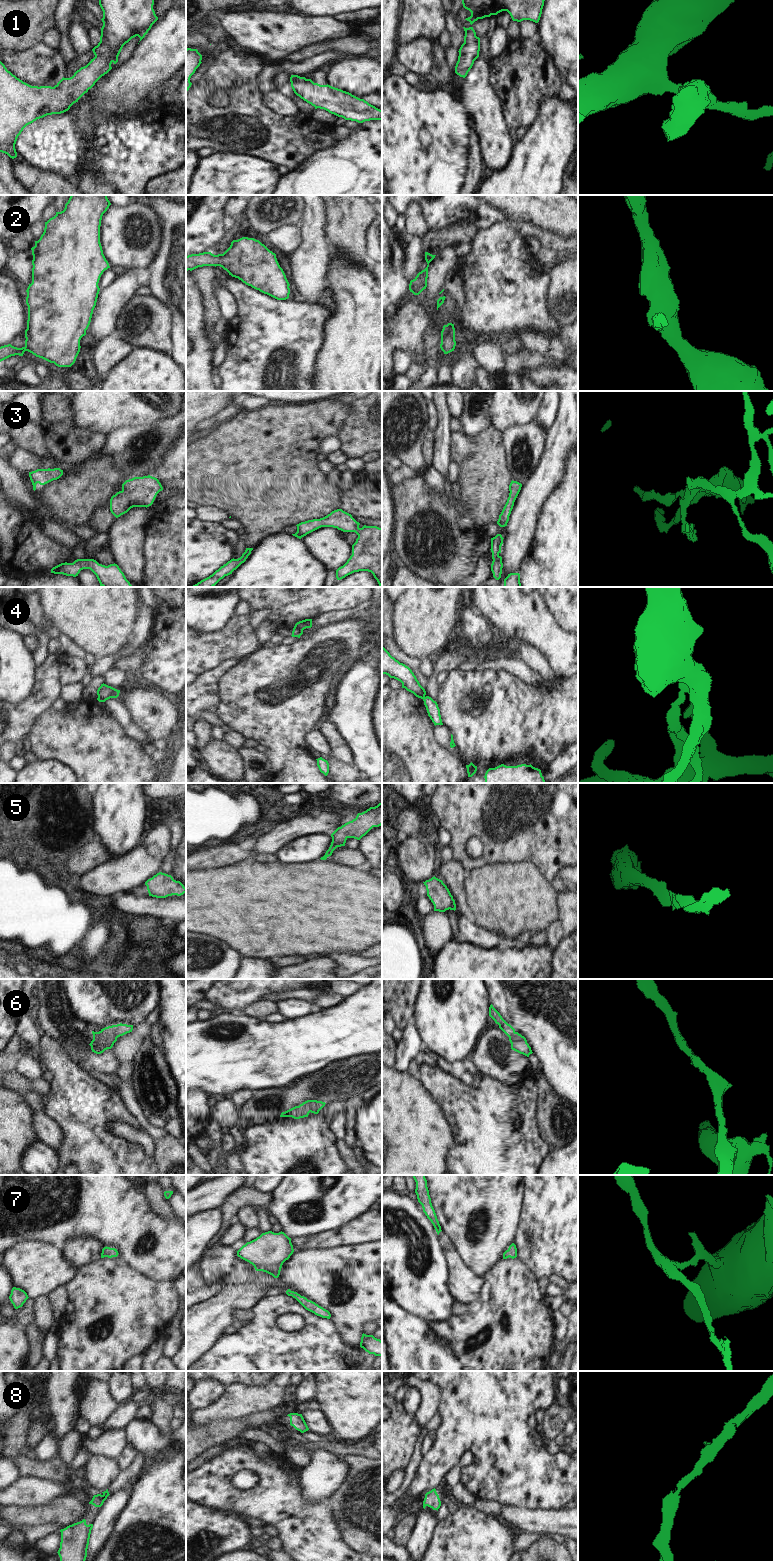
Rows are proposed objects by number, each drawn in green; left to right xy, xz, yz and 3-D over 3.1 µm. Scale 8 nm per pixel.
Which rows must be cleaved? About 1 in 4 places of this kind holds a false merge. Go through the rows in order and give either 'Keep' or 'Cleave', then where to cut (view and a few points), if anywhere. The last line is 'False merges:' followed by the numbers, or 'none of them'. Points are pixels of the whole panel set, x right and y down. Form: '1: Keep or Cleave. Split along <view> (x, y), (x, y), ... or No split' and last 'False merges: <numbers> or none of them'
1: Keep. No split
2: Keep. No split
3: Keep. No split
4: Cleave. Split along xz (293, 628), (302, 632)
5: Keep. No split
6: Keep. No split
7: Keep. No split
8: Keep. No split
False merges: 4.

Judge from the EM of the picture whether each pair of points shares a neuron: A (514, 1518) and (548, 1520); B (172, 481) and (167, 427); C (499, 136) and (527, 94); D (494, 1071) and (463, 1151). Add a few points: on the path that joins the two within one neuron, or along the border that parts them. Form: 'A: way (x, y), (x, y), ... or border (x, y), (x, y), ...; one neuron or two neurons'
A: way (522, 1518), (525, 1520), (540, 1520); one neuron
B: border (175, 441), (170, 446), (162, 463), (156, 468); two neurons
C: border (501, 101), (504, 121), (509, 129); two neurons
D: border (484, 1077), (492, 1077), (504, 1083); two neurons

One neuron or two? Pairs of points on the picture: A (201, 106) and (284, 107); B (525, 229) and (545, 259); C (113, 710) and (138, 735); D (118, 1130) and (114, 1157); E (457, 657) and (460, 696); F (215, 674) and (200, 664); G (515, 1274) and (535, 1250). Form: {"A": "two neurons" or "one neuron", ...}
{"A": "two neurons", "B": "two neurons", "C": "one neuron", "D": "two neurons", "E": "two neurons", "F": "two neurons", "G": "two neurons"}

